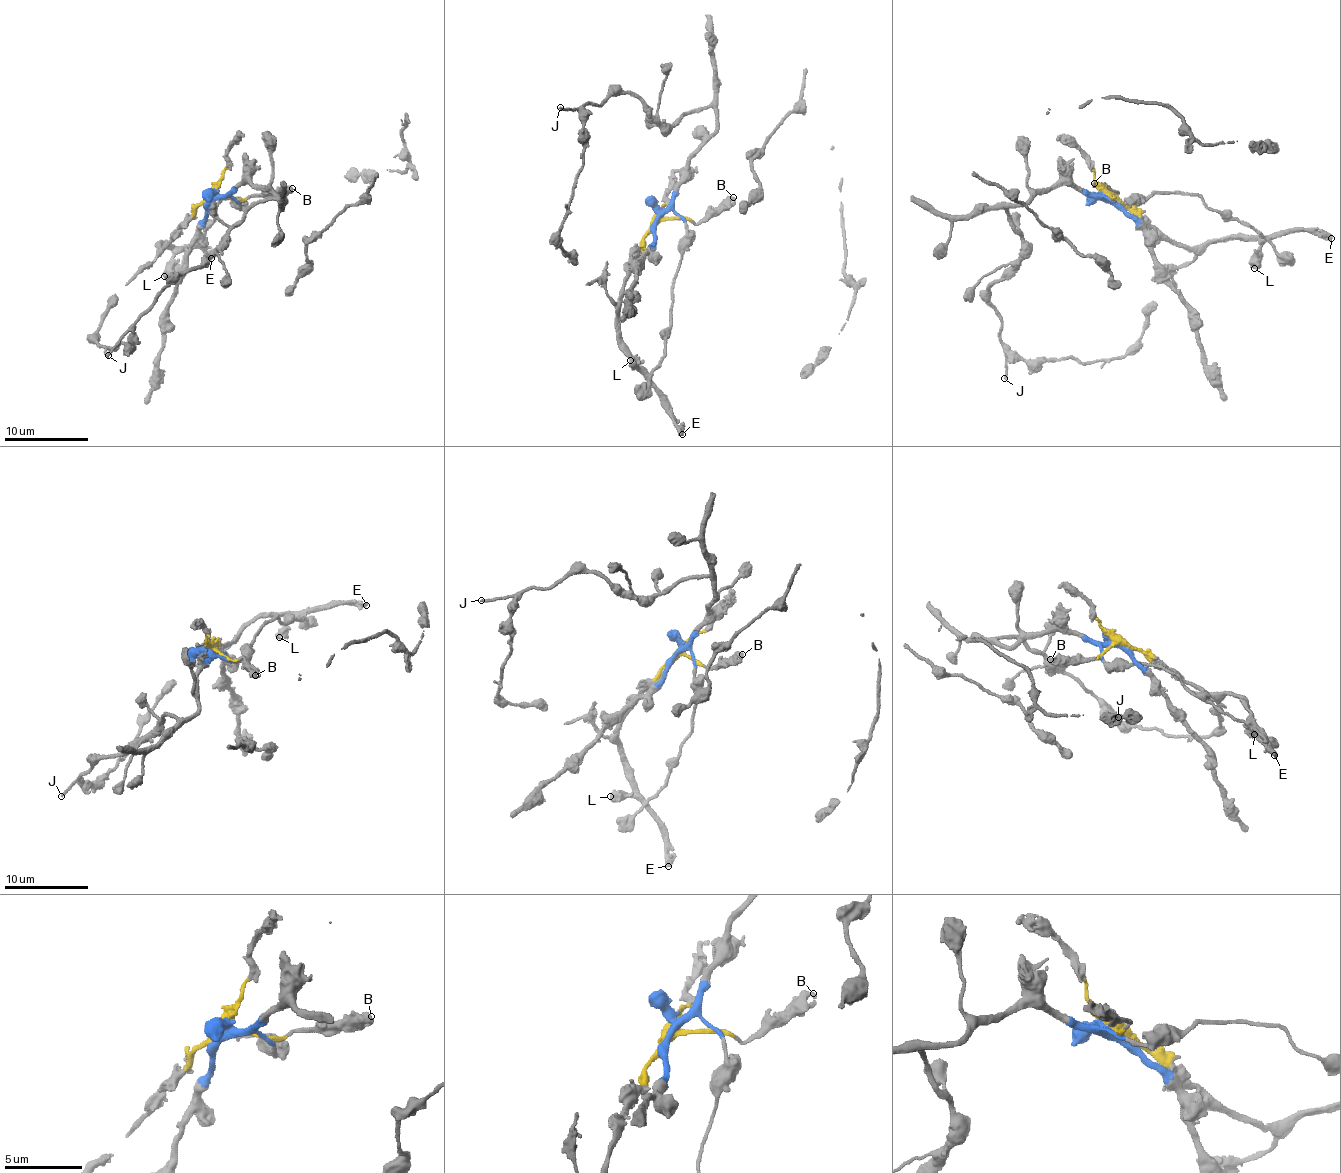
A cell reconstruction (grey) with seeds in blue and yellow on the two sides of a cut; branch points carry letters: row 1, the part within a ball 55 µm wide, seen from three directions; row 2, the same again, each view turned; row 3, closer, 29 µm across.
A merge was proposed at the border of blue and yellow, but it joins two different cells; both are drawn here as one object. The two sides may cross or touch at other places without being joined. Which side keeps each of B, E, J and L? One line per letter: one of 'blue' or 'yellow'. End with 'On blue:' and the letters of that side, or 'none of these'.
B: yellow
E: yellow
J: blue
L: yellow
On blue: J

